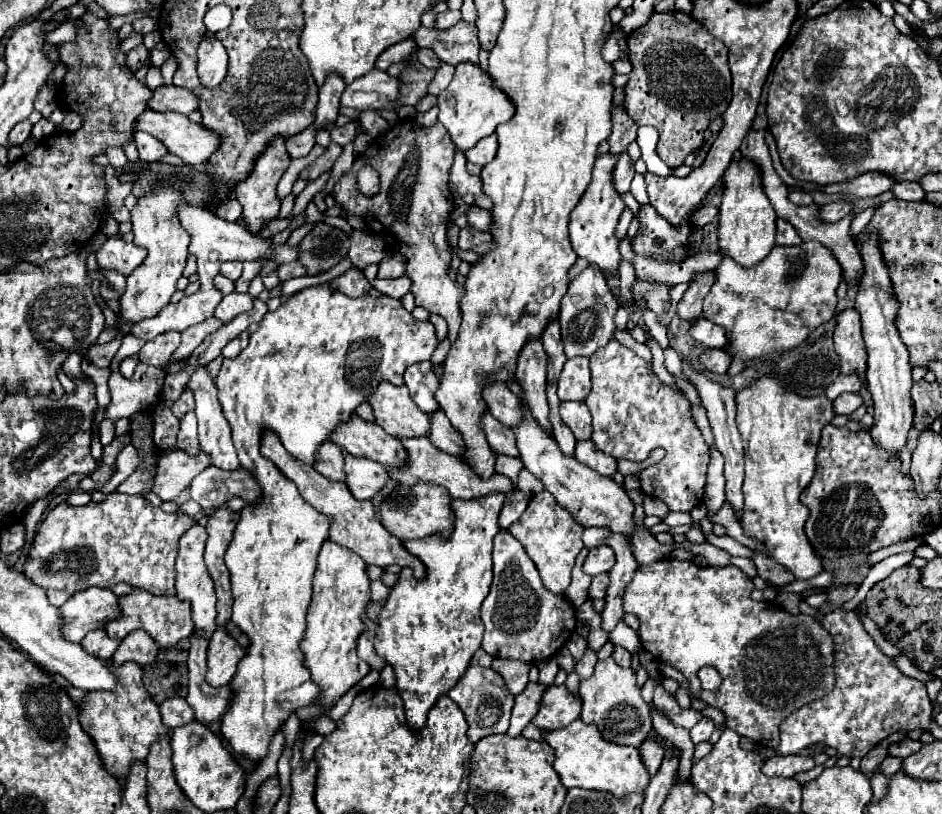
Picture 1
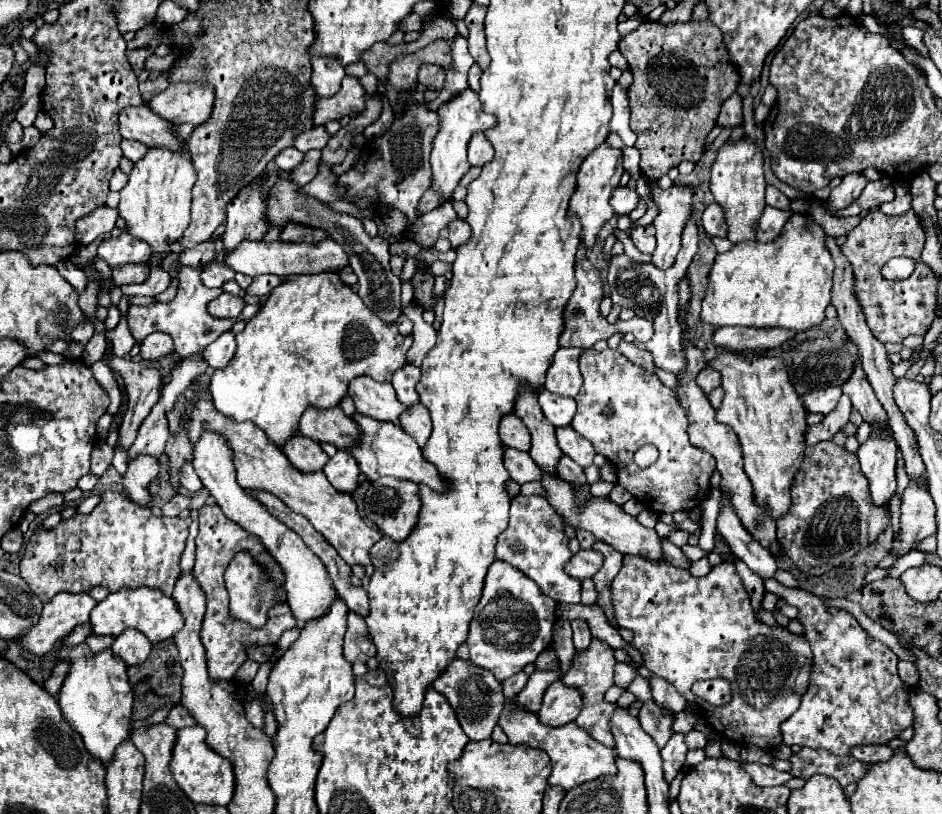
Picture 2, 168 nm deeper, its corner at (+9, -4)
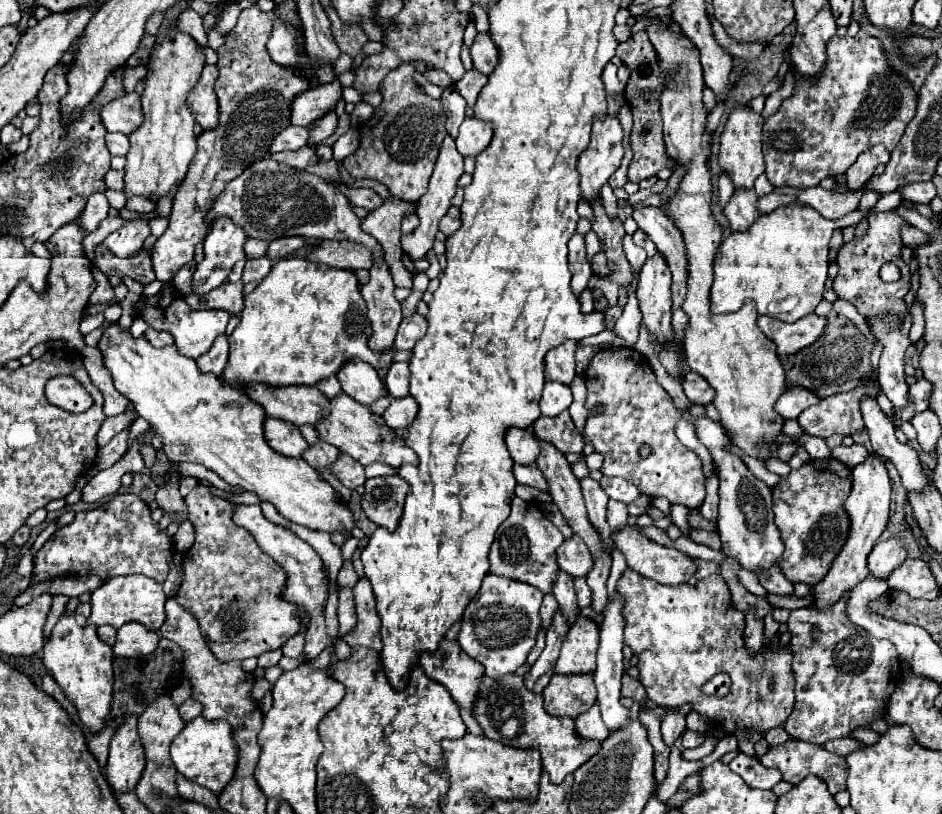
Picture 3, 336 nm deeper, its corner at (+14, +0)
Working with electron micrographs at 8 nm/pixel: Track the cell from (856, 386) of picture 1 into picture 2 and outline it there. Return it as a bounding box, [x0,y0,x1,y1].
[802,386,842,414]

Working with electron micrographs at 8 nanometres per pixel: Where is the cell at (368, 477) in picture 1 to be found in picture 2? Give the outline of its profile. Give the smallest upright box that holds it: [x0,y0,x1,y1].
[322,450,360,494]

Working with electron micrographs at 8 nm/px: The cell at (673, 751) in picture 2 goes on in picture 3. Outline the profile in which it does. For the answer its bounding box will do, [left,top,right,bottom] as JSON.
[661,712,685,746]

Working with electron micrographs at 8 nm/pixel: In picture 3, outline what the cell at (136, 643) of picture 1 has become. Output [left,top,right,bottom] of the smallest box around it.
[113,622,159,658]

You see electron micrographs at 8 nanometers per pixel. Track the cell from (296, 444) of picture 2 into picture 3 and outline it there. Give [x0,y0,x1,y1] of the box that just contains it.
[265,418,309,458]

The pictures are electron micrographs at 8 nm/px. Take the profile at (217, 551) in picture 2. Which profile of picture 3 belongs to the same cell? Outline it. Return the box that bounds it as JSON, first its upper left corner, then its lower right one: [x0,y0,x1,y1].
[175,484,299,662]

